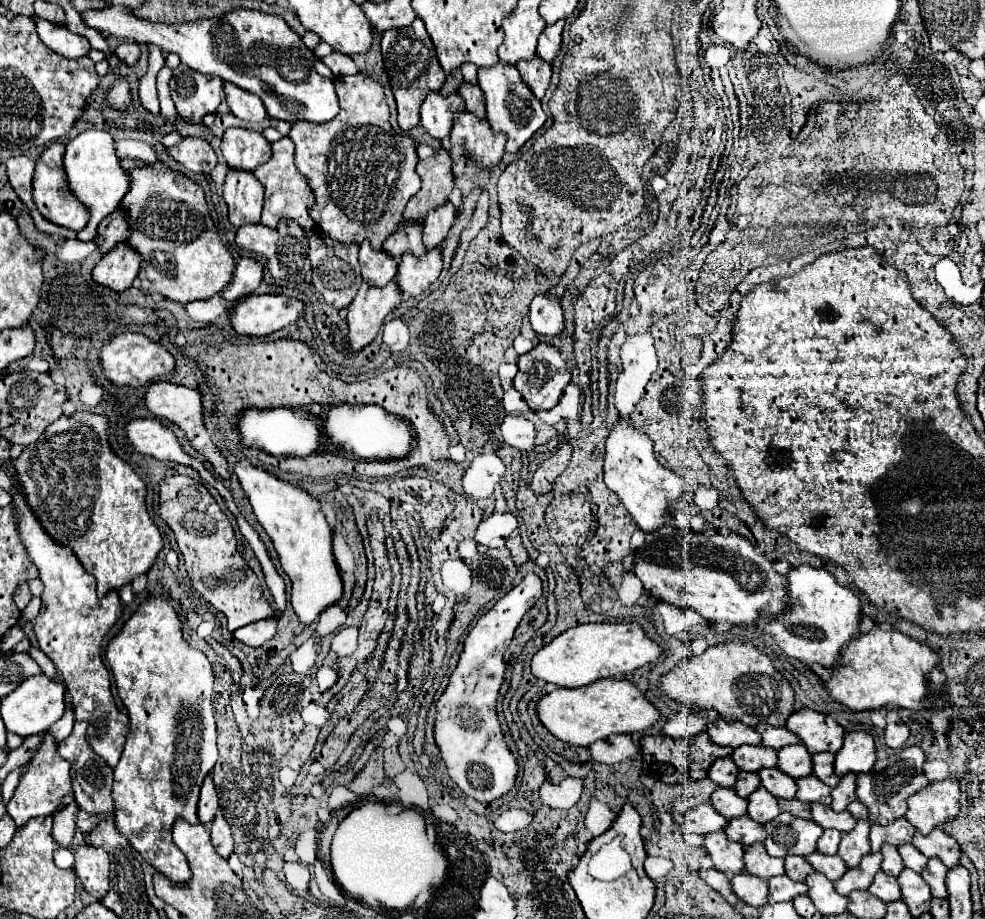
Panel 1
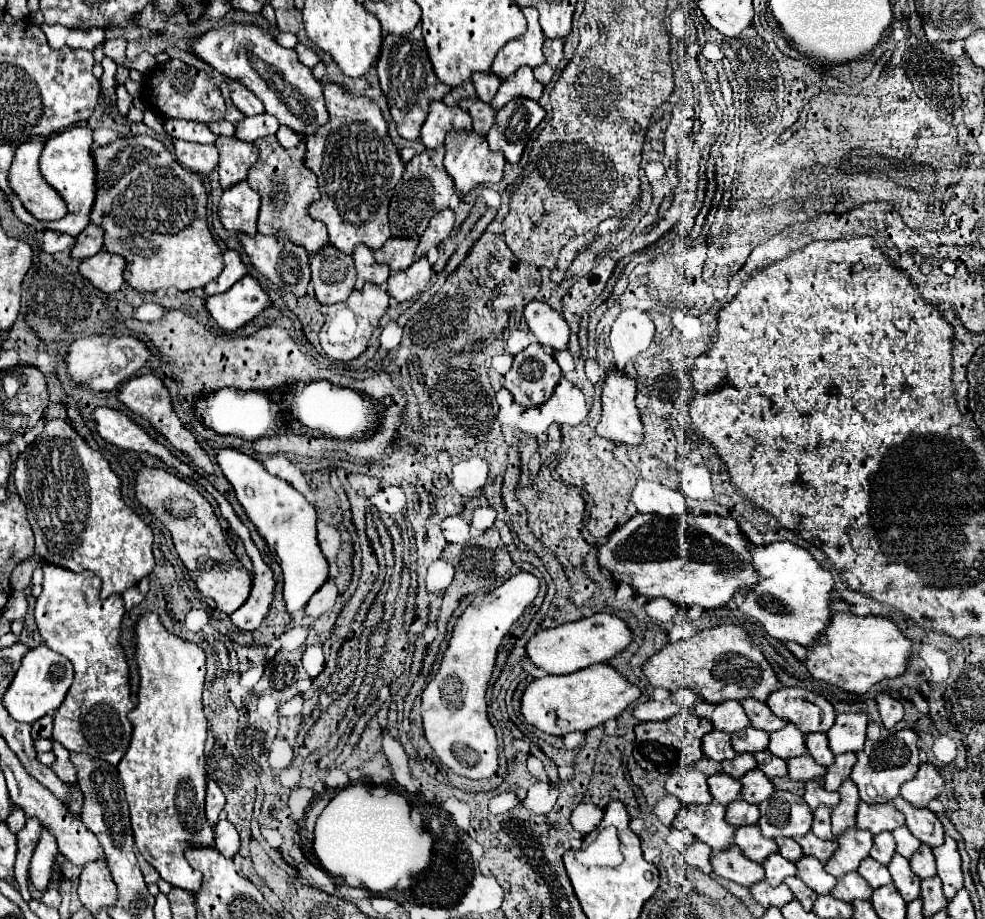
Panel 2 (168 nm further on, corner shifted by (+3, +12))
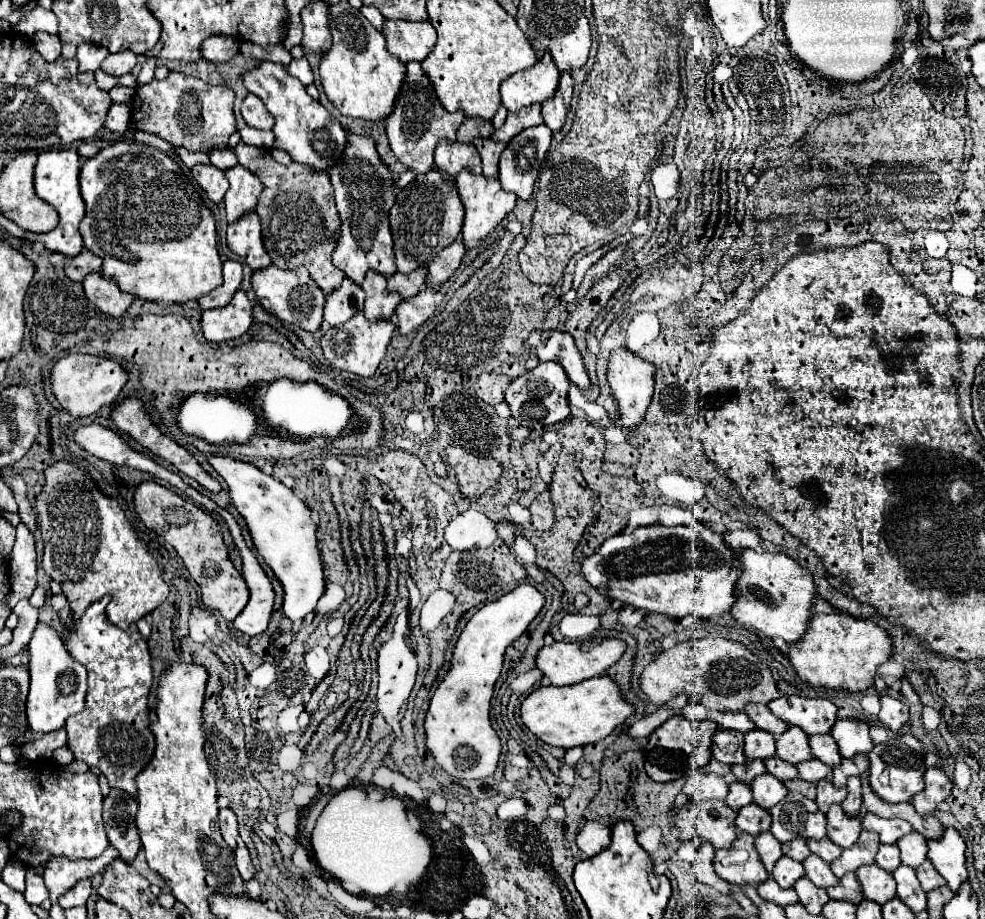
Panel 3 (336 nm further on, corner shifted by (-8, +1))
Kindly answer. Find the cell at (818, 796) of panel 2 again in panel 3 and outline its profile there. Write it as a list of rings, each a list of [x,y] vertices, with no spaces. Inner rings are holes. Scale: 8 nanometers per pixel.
[[[819,780],[817,782],[817,806],[821,812],[827,812],[831,804],[841,804],[847,798],[847,790],[845,788],[833,788],[831,782],[827,780]]]

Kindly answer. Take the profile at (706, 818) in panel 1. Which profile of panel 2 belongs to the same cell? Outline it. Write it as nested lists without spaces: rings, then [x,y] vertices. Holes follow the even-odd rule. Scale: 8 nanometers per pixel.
[[[680,769],[666,781],[666,791],[676,795],[682,805],[690,803],[710,803],[712,795],[708,791],[706,775],[696,769]]]

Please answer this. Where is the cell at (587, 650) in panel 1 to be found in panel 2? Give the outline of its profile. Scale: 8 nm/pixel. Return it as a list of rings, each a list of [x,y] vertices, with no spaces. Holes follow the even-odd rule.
[[[596,613],[592,617],[580,619],[568,625],[560,625],[556,629],[538,631],[526,643],[526,653],[532,659],[532,663],[544,669],[546,673],[564,675],[564,673],[580,671],[594,663],[608,663],[616,653],[628,647],[630,641],[632,641],[632,631],[622,619],[618,619],[616,615],[608,615],[608,613]]]

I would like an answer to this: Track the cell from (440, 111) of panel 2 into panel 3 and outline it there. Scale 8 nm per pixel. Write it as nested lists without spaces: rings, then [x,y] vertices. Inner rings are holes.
[[[439,142],[435,150],[435,166],[447,176],[457,176],[463,168],[471,168],[475,174],[481,174],[481,158],[471,142]]]

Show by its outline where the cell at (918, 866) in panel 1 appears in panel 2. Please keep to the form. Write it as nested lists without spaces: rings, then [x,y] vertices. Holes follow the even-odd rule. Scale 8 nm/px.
[[[898,827],[894,829],[894,839],[896,839],[896,853],[900,853],[902,857],[910,859],[910,855],[920,847],[920,841],[908,831],[908,827]]]

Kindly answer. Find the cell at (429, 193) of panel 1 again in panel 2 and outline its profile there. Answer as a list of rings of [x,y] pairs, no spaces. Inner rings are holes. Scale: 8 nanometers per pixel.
[[[438,147],[438,151],[426,149],[424,153],[416,155],[412,161],[406,163],[404,175],[394,187],[390,207],[388,207],[388,217],[390,217],[390,231],[392,237],[404,237],[404,239],[420,239],[428,221],[448,209],[450,197],[454,195],[454,183],[450,175],[446,175],[442,167],[444,159],[444,147]]]

